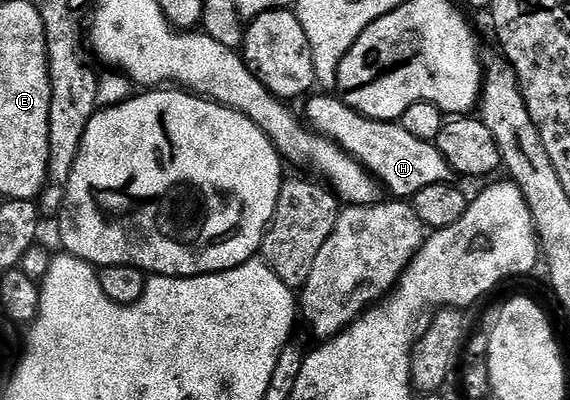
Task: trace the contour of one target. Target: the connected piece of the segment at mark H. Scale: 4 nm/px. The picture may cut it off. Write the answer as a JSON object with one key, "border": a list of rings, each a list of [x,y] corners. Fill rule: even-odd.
{"border":[[[316,93],[308,101],[304,111],[302,110],[308,126],[316,134],[334,141],[343,151],[357,159],[378,180],[381,188],[387,194],[388,191],[392,194],[389,196],[408,201],[418,193],[418,189],[426,189],[426,185],[453,182],[453,169],[446,157],[442,157],[435,142],[406,133],[399,122],[366,117],[350,109],[350,105],[346,105],[332,93]]]}

